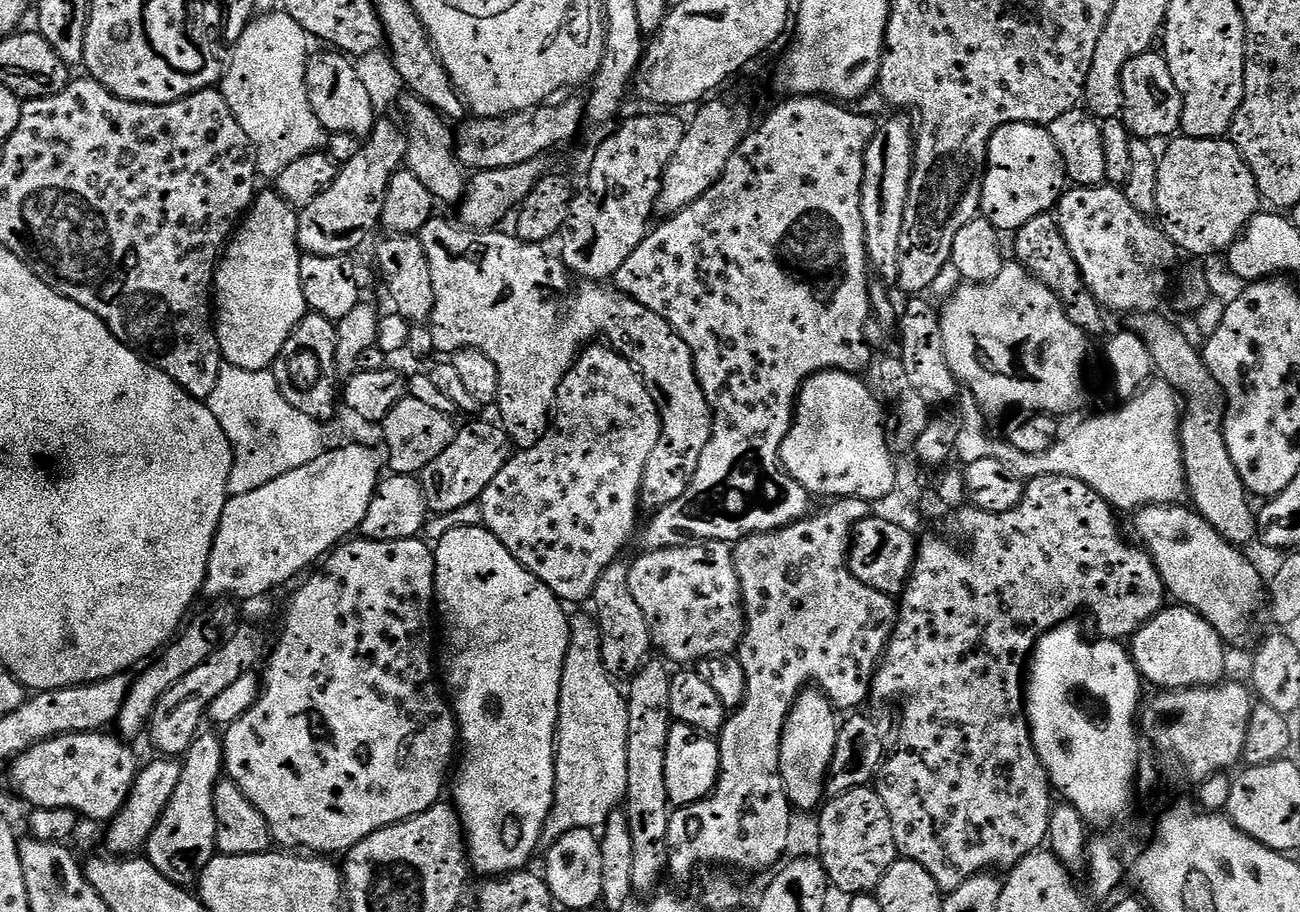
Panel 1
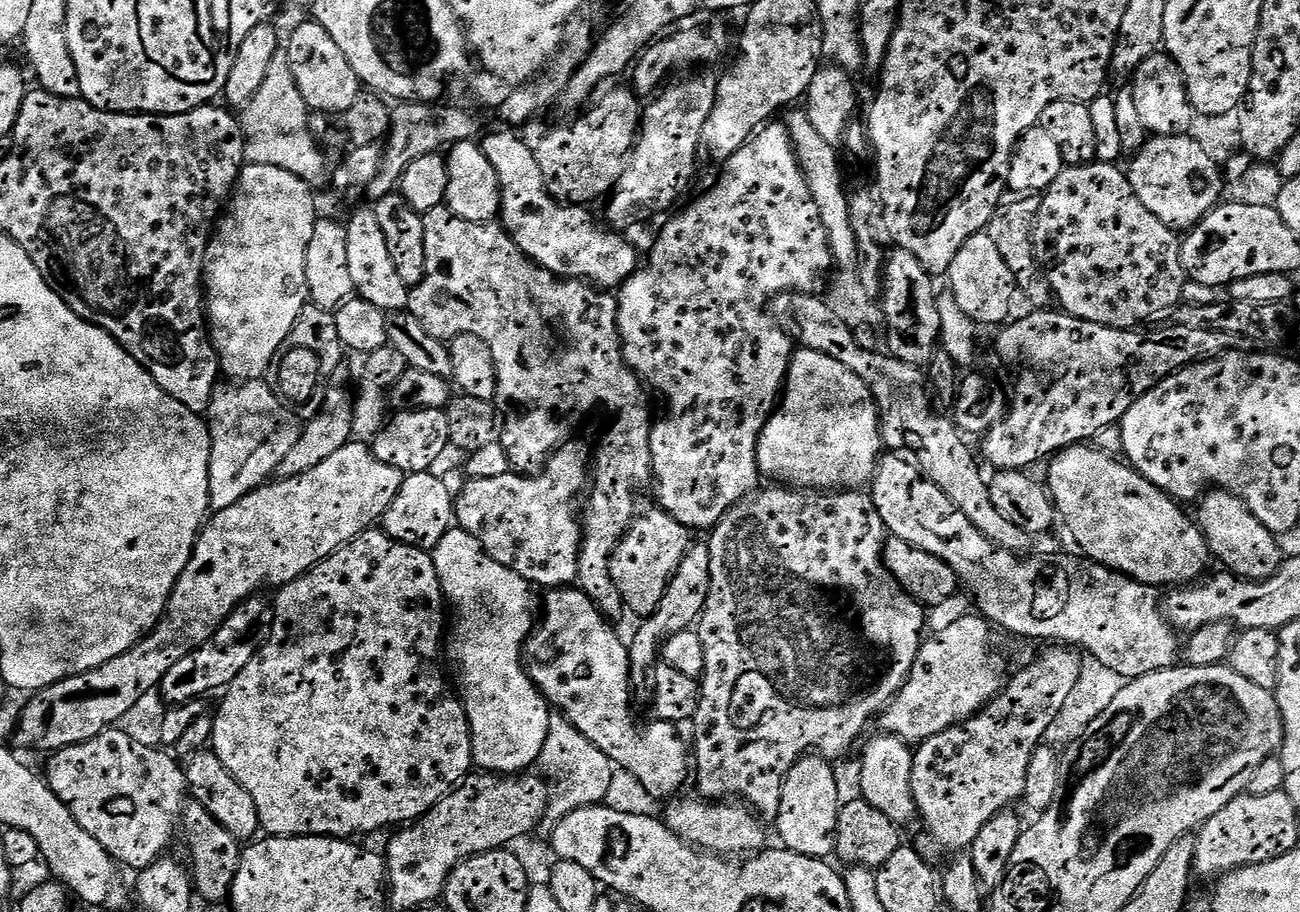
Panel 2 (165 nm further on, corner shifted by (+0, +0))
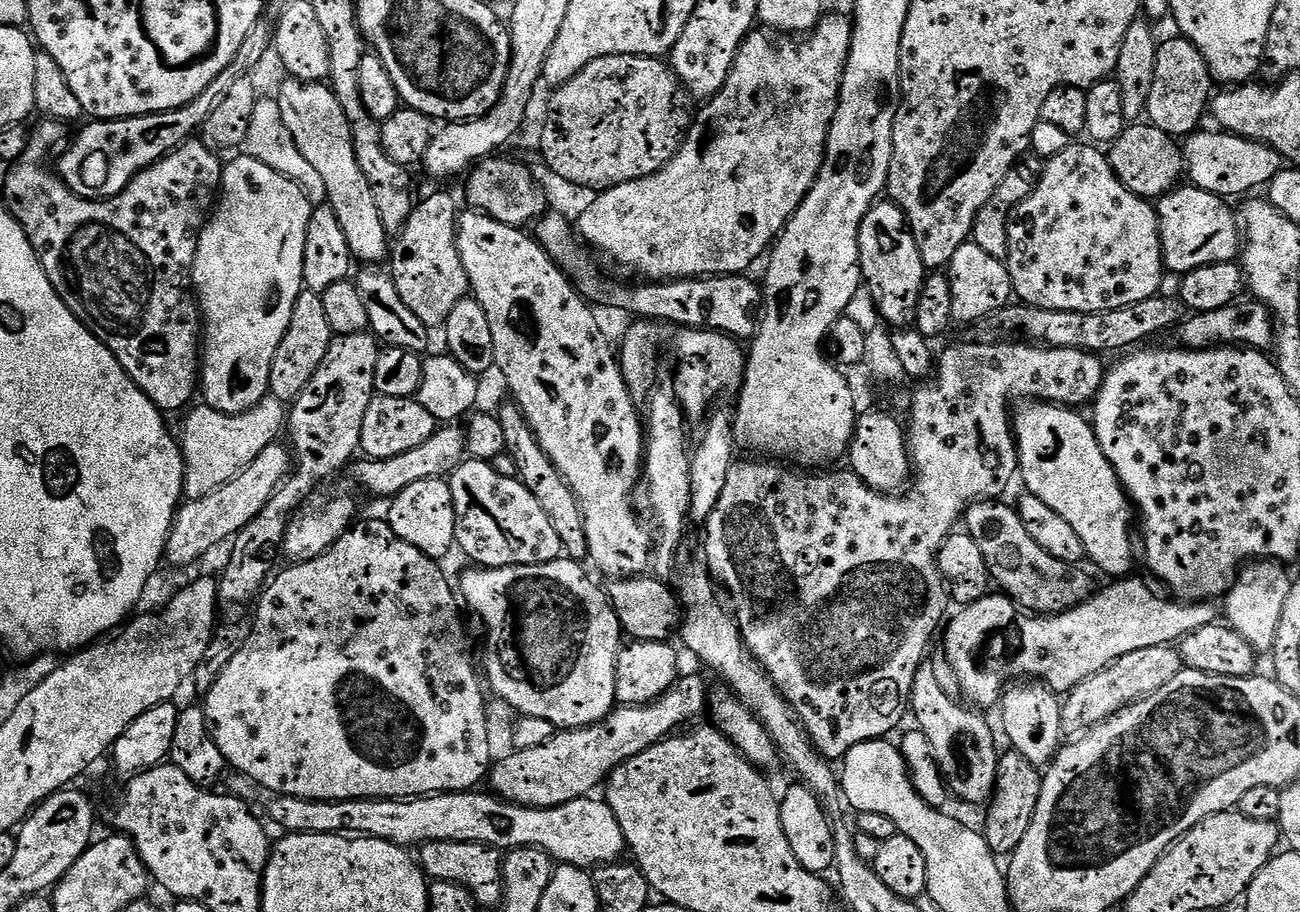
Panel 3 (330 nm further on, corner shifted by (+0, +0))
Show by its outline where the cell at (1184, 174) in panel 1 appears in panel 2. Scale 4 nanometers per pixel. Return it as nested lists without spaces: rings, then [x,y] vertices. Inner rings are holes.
[[[1187,134],[1152,136],[1145,140],[1142,150],[1136,153],[1129,164],[1132,165],[1127,165],[1126,168],[1128,181],[1134,194],[1138,194],[1138,202],[1142,202],[1142,206],[1146,206],[1146,210],[1150,210],[1150,214],[1154,214],[1158,222],[1162,222],[1177,234],[1187,233],[1207,212],[1214,211],[1226,192],[1225,173],[1221,165],[1202,150],[1198,141],[1192,140]]]

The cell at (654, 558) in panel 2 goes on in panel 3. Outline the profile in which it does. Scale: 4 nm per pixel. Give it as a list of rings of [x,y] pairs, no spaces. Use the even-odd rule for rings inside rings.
[[[475,210],[461,211],[456,222],[456,245],[462,258],[462,264],[468,275],[471,295],[480,303],[482,310],[486,310],[486,319],[490,321],[490,335],[494,338],[494,354],[496,355],[495,367],[500,368],[504,375],[504,380],[508,383],[508,388],[512,391],[511,399],[519,404],[522,414],[528,420],[528,425],[532,427],[532,432],[538,438],[542,450],[554,462],[554,466],[562,474],[564,481],[568,483],[573,494],[580,499],[580,509],[584,515],[584,529],[586,530],[586,542],[588,543],[588,556],[593,560],[608,578],[623,578],[626,576],[638,576],[649,571],[654,560],[654,536],[651,531],[640,525],[640,520],[636,517],[636,512],[632,509],[632,487],[642,476],[644,466],[644,450],[646,447],[646,428],[642,423],[642,412],[638,409],[638,401],[632,397],[630,390],[624,381],[624,375],[620,369],[617,349],[612,348],[606,333],[600,329],[600,324],[596,321],[593,305],[589,304],[579,292],[576,291],[575,284],[564,275],[558,265],[544,253],[544,247],[539,240],[528,236],[527,231],[515,228],[509,224],[498,222],[490,218],[485,212]]]

